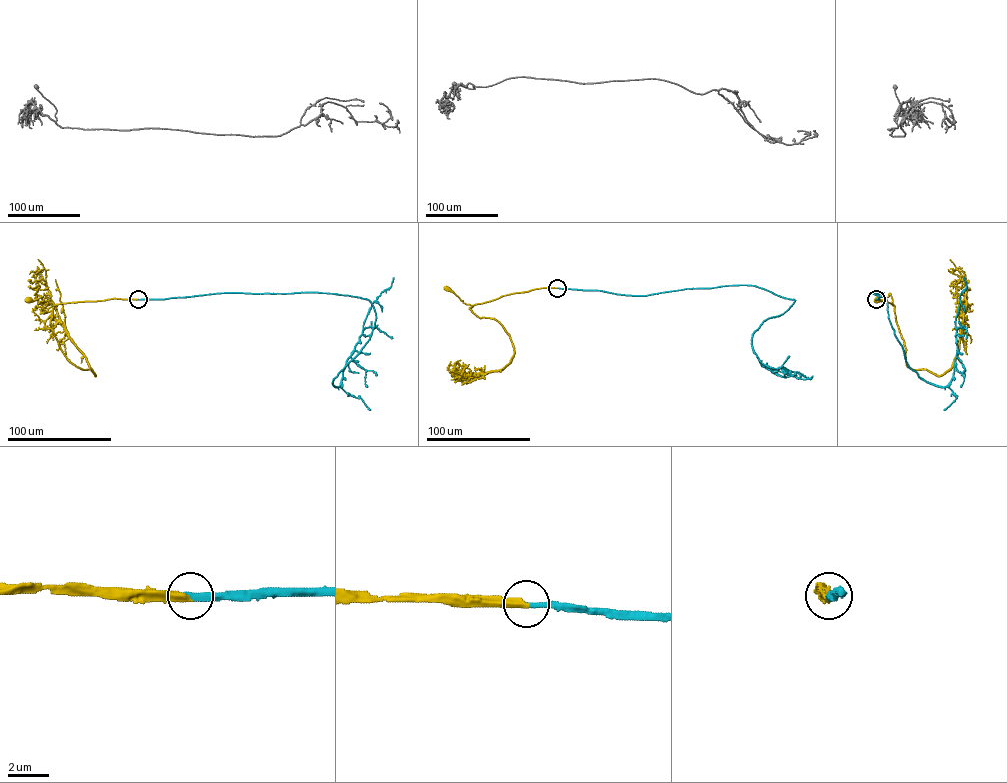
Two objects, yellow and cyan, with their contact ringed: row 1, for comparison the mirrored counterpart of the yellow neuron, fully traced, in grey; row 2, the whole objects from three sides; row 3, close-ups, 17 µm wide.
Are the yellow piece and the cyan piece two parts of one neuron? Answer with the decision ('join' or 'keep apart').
join

